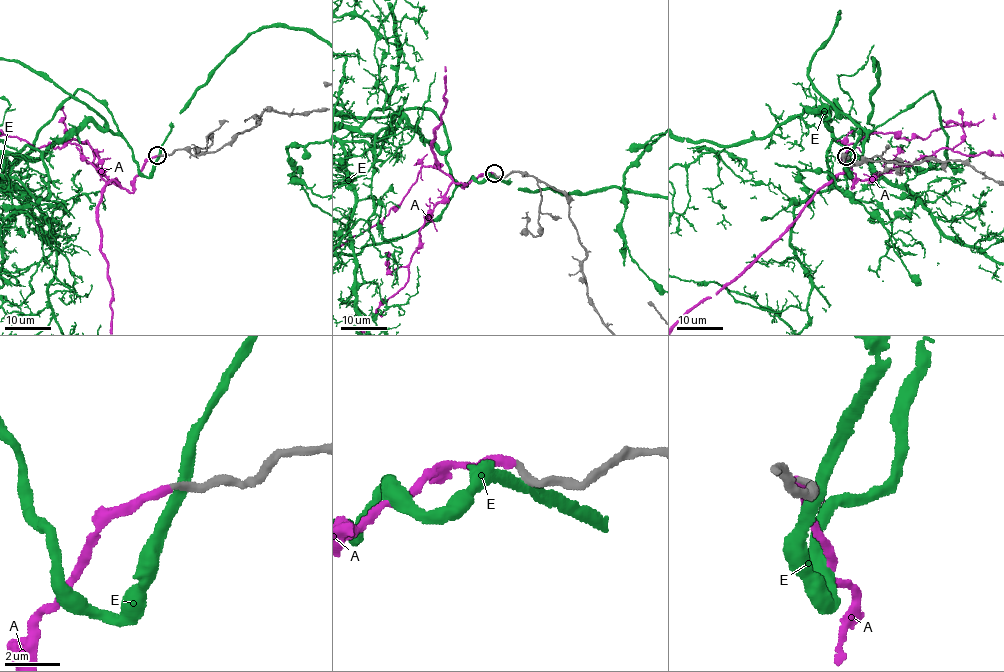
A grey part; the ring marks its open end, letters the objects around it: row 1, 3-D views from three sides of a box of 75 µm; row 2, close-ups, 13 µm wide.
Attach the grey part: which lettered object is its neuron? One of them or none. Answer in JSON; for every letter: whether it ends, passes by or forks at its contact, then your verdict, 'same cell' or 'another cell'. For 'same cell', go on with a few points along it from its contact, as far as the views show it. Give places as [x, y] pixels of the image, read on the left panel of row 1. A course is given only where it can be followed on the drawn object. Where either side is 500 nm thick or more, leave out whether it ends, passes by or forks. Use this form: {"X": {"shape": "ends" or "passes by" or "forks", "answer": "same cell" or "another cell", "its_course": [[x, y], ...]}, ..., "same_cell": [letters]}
{"A": {"shape": "ends", "answer": "same cell"}, "E": {"shape": "passes by", "answer": "another cell"}, "same_cell": ["A"]}

